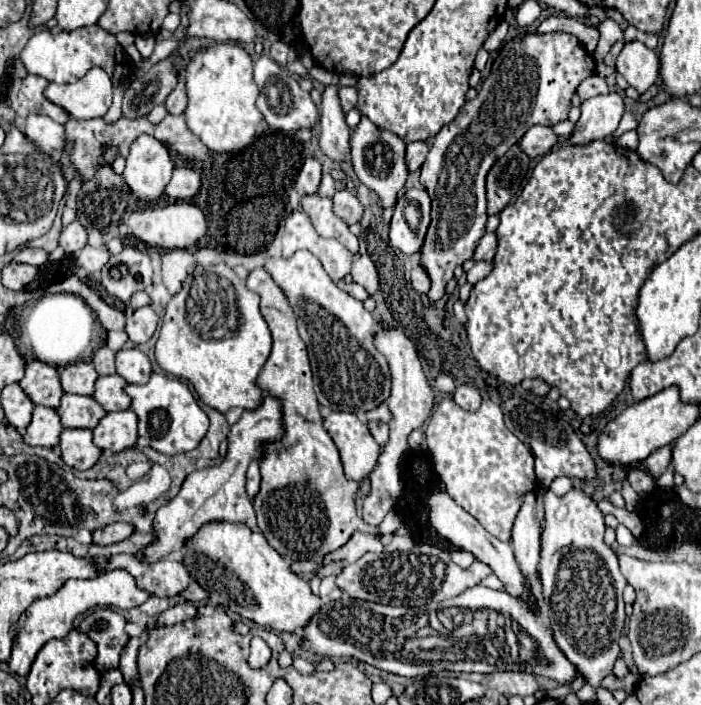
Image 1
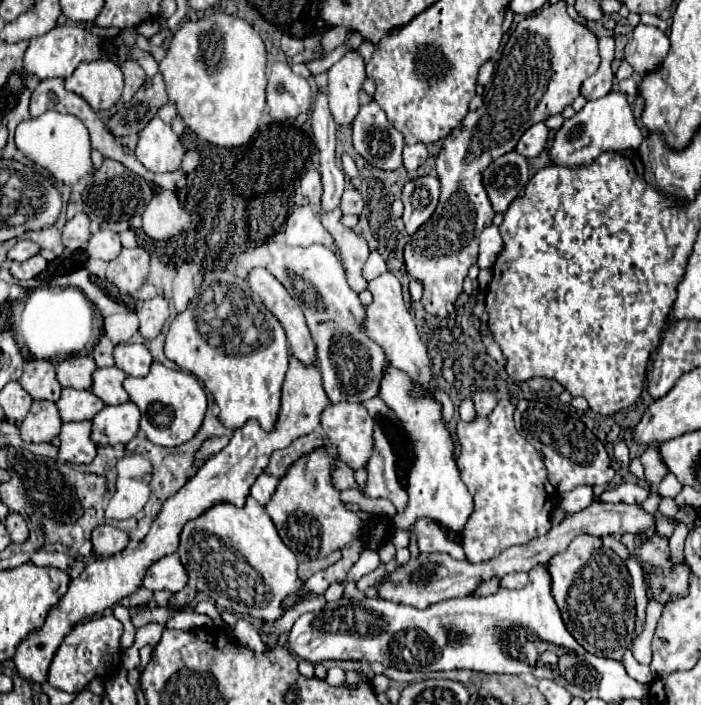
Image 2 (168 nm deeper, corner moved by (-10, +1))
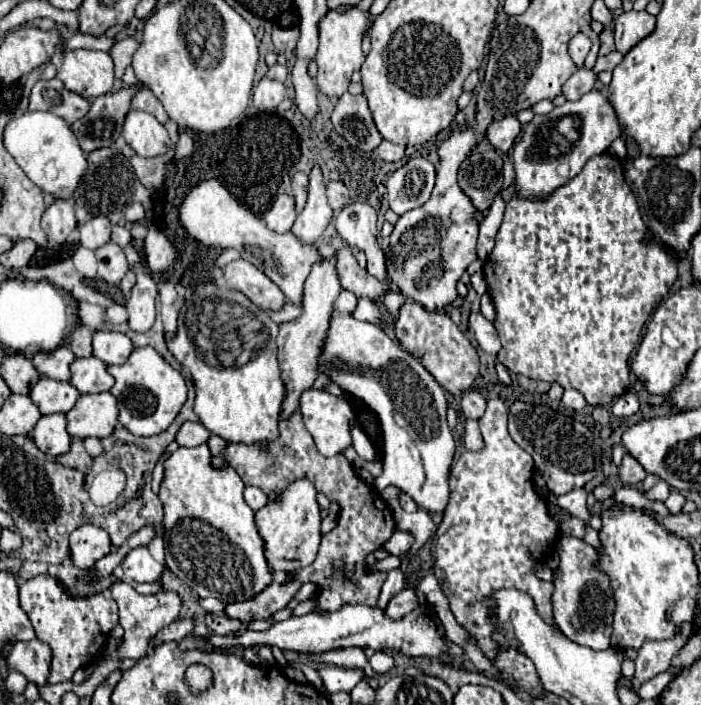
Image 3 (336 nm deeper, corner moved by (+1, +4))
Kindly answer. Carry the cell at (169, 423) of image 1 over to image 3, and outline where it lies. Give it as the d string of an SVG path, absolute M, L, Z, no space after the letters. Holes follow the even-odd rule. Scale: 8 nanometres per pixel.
M152 346L134 348L124 364L110 364L106 370L116 380L110 388L110 394L118 400L118 420L136 436L152 436L164 432L186 402L188 388L182 374L174 370Z

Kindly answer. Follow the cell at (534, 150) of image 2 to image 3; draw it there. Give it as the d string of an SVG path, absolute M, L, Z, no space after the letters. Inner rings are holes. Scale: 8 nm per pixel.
M506 116L502 120L494 120L488 128L486 128L486 140L500 152L508 152L512 148L512 144L516 142L516 138L520 136L520 122L514 116Z

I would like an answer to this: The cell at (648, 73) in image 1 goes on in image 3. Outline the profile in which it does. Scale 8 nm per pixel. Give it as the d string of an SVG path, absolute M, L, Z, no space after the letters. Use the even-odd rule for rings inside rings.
M646 10L622 12L614 22L616 50L626 54L632 46L636 46L636 42L640 42L642 38L652 34L654 24L656 24L656 18L652 14L648 14Z

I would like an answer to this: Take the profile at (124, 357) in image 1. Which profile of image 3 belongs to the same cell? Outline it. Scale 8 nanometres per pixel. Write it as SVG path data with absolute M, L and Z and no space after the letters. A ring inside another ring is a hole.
M98 330L92 336L94 356L100 358L104 364L124 364L128 354L134 350L132 340L116 330Z

